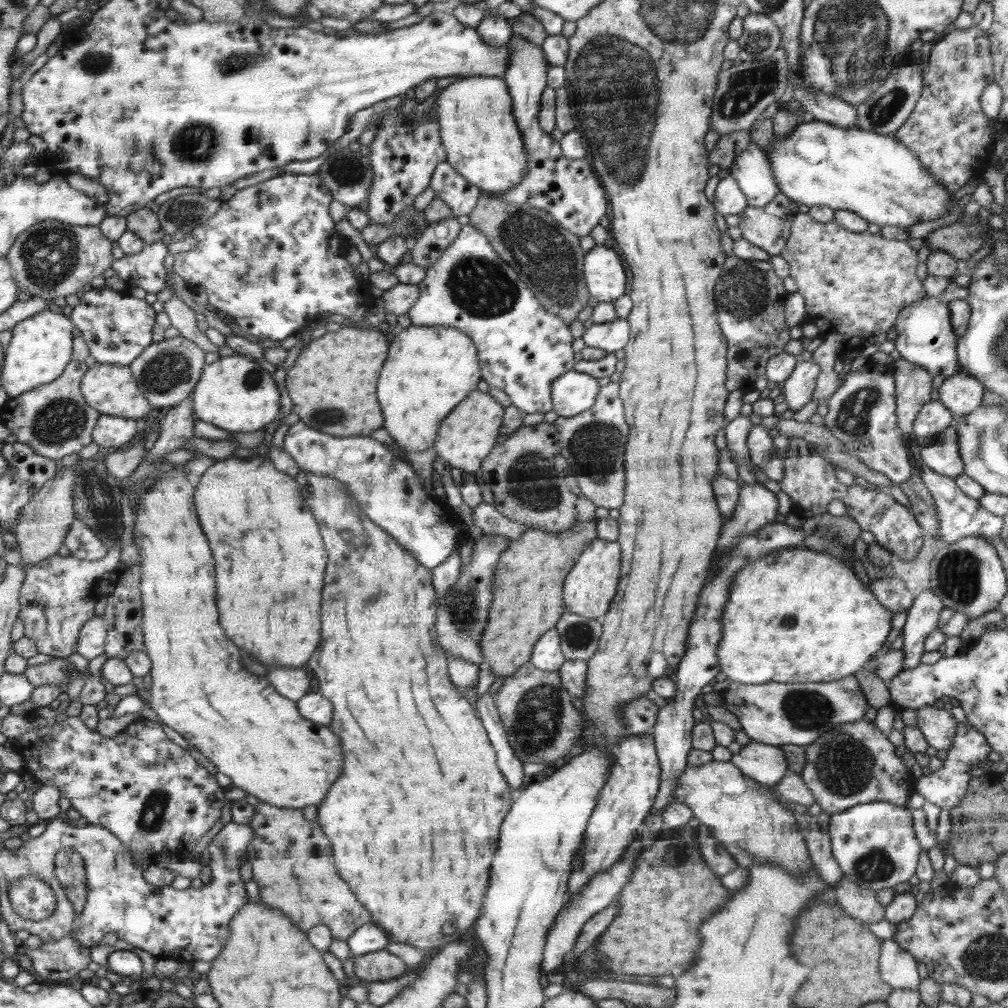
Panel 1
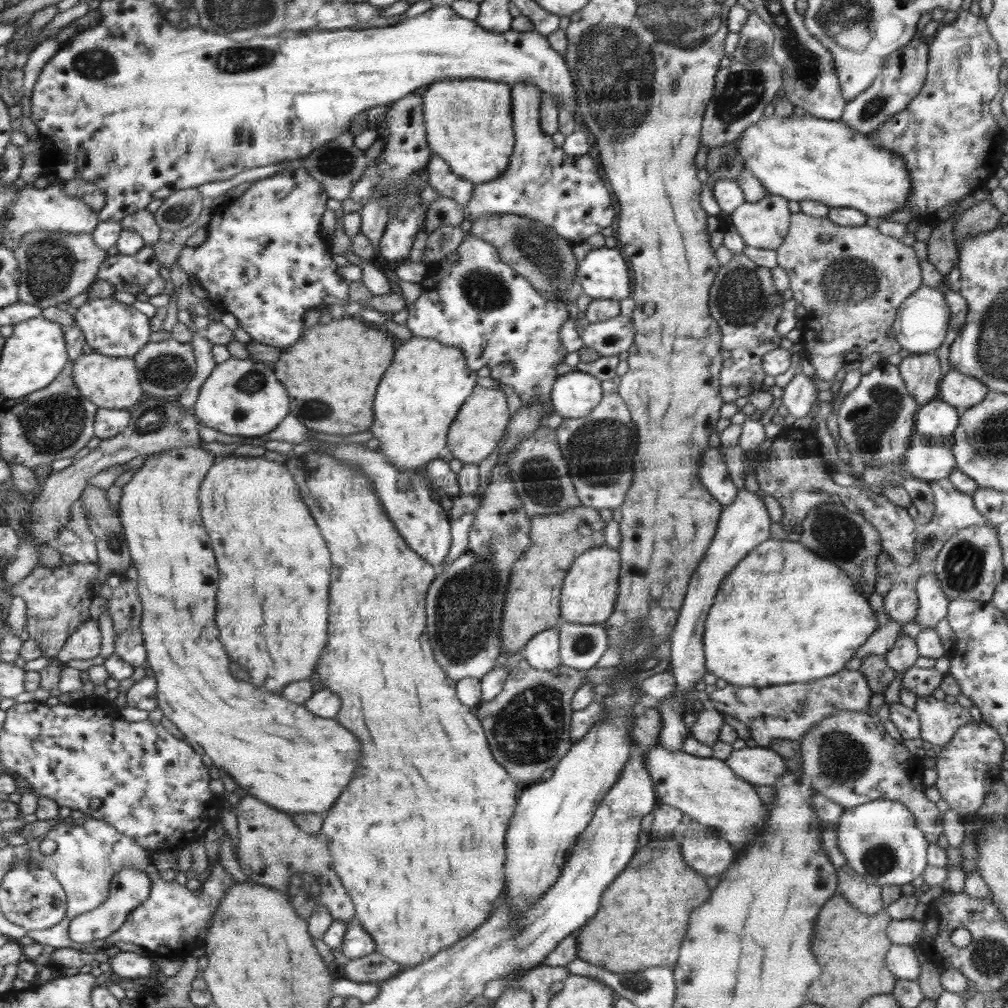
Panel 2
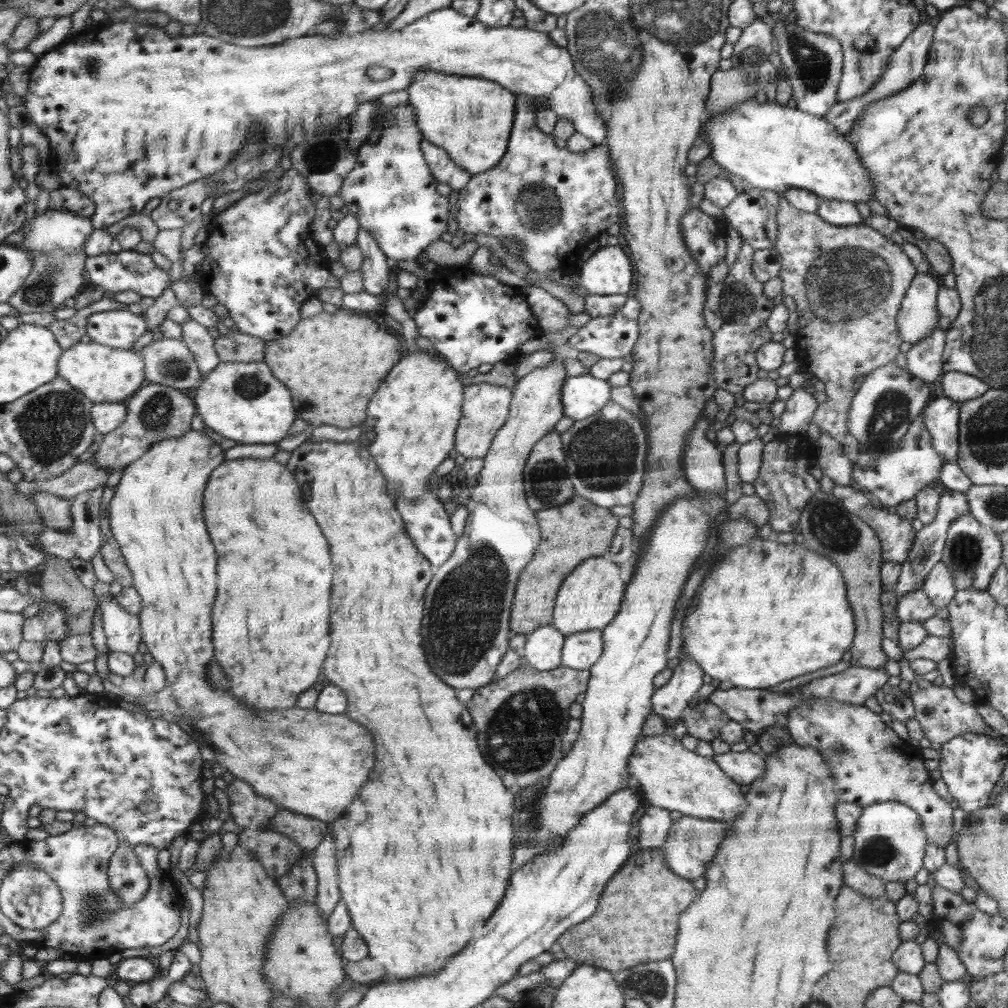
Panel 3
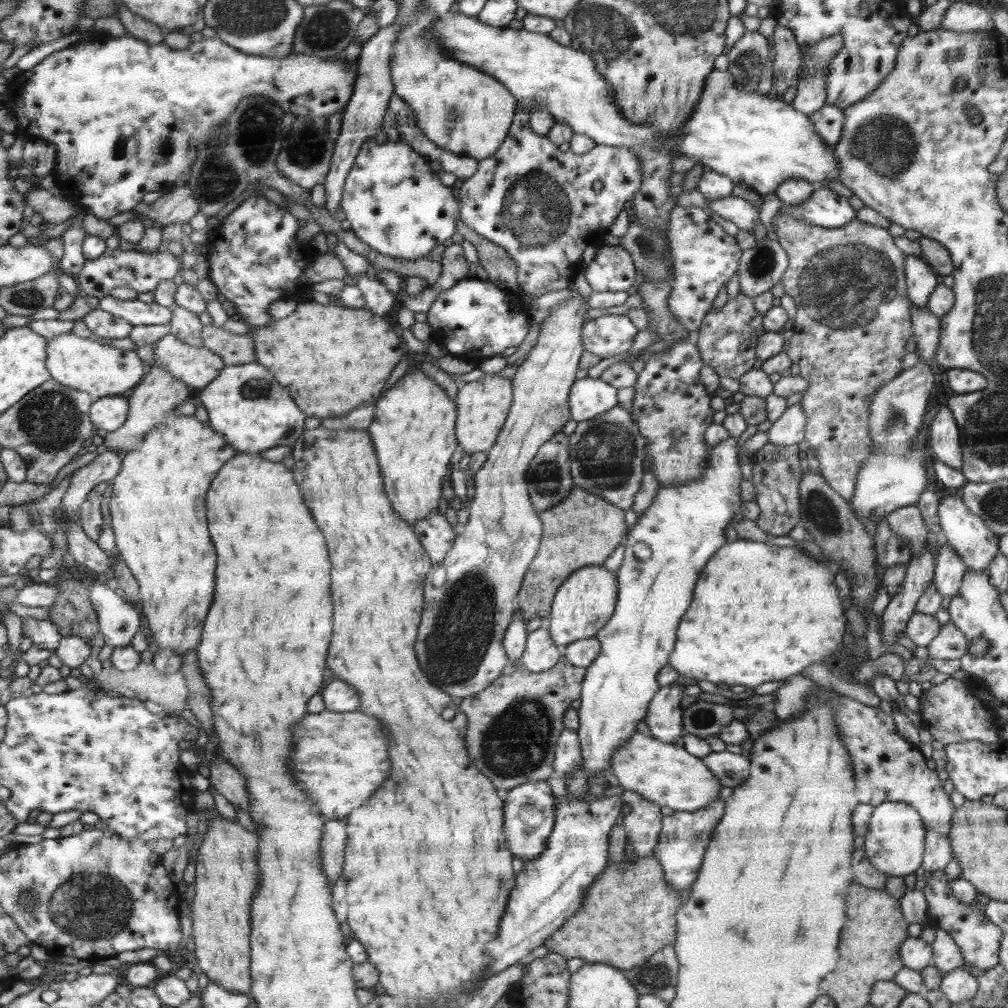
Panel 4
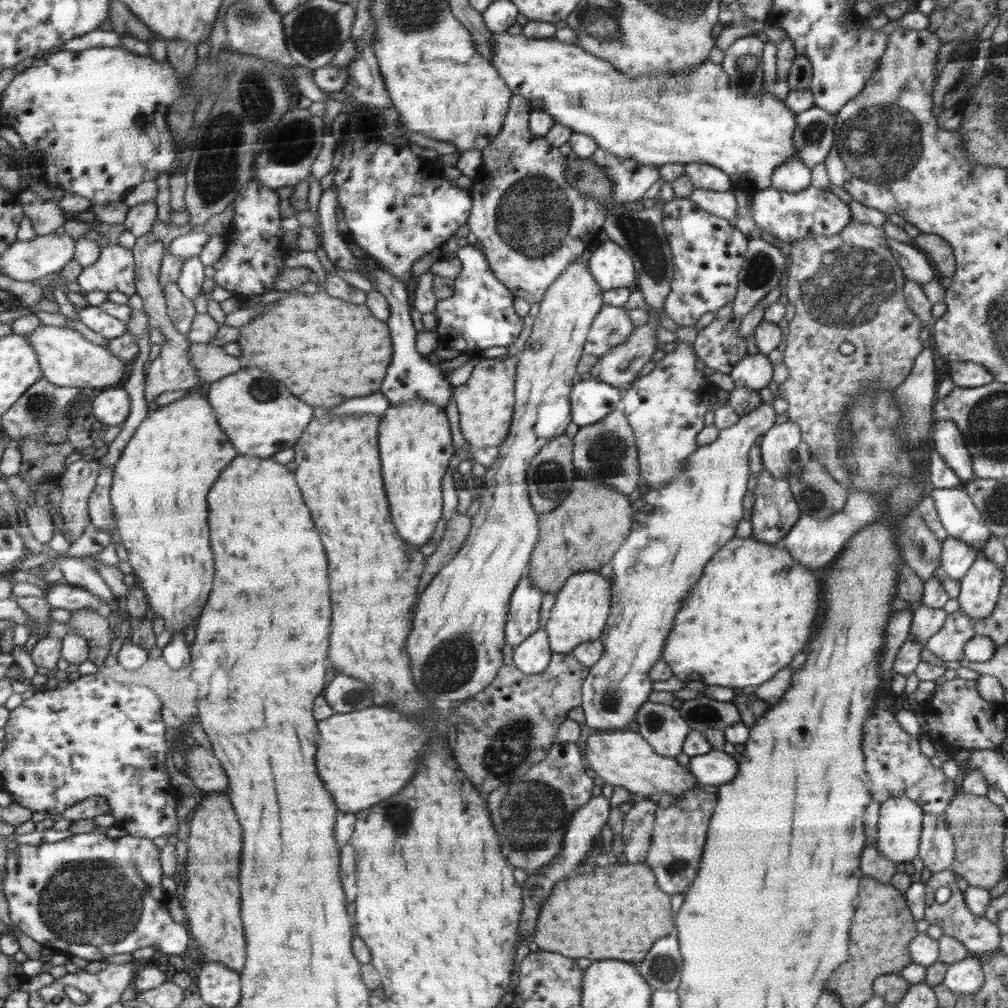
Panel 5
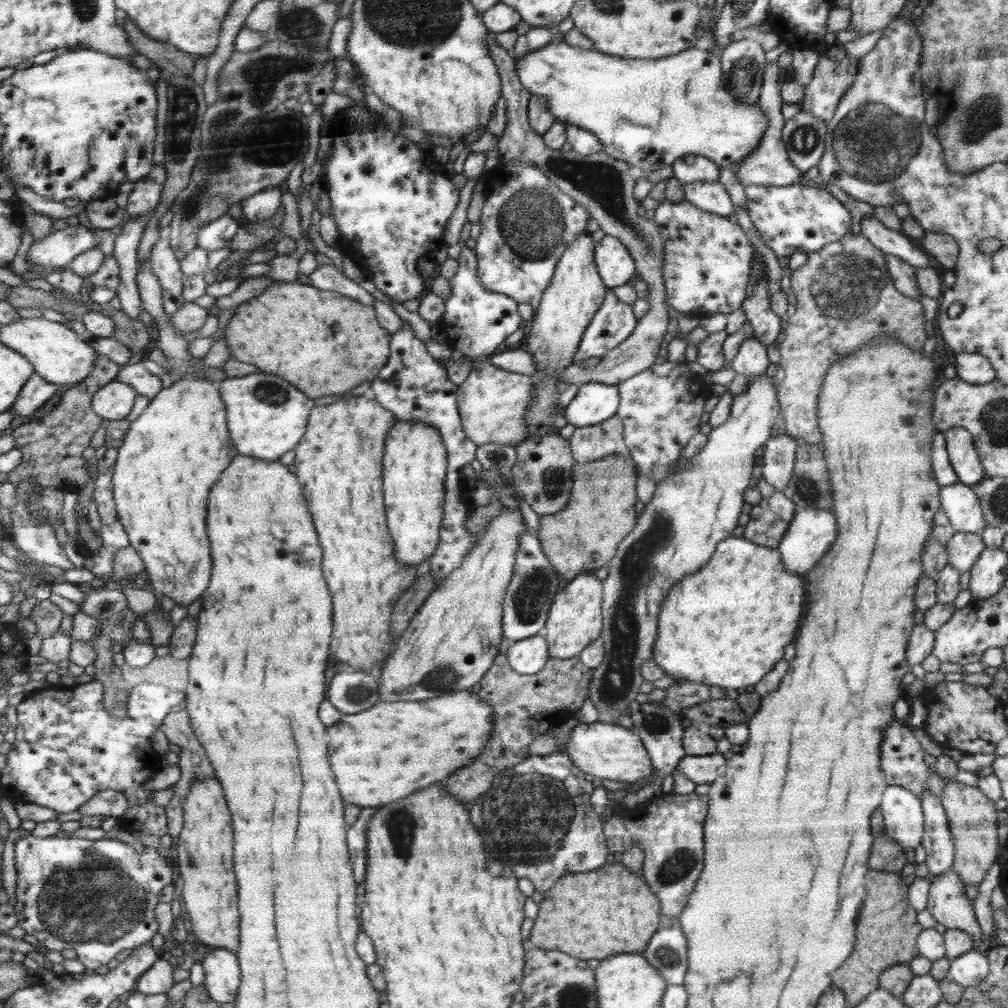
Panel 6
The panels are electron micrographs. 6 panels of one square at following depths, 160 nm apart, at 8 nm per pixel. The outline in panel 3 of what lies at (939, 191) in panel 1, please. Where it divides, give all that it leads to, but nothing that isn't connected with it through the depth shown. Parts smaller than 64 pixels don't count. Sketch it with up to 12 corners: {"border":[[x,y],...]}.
{"border":[[753,97],[699,134],[750,188],[855,204],[875,182],[824,117]]}

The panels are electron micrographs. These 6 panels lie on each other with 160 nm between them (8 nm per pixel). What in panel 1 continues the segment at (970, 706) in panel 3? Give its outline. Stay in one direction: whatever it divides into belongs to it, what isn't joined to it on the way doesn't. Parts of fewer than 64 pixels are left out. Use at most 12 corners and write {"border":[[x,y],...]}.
{"border":[[933,705],[915,709],[931,751],[950,749],[959,712]]}

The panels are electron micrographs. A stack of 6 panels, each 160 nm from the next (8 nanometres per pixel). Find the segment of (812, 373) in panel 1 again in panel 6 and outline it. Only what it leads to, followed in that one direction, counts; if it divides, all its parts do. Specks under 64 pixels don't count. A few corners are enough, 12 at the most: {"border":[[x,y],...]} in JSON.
{"border":[[788,433],[764,445],[762,478],[779,491],[790,482],[797,447]]}

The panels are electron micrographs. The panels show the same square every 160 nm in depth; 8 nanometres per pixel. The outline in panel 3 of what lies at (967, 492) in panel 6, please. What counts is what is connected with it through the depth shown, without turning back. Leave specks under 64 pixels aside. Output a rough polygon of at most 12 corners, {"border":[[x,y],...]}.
{"border":[[972,515],[949,526],[941,556],[956,590],[987,590],[997,533]]}

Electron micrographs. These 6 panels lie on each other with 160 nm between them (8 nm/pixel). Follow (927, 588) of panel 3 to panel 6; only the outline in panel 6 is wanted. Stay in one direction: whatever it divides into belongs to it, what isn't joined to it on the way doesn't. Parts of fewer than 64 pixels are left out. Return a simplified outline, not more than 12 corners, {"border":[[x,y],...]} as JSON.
{"border":[[956,533],[945,545],[948,564],[970,570],[987,548],[981,535]]}

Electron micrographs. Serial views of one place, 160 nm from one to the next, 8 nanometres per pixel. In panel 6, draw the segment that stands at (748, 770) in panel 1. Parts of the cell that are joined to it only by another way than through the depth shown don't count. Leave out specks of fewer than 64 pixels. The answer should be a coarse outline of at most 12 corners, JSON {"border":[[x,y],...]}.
{"border":[[719,753],[685,755],[676,767],[697,785],[721,780],[728,762]]}

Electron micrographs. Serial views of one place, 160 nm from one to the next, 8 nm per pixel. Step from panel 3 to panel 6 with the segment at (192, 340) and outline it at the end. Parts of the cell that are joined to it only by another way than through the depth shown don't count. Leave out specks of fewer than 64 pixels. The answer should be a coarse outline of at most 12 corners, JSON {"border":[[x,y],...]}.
{"border":[[161,231],[149,262],[171,316],[185,305],[182,263]]}

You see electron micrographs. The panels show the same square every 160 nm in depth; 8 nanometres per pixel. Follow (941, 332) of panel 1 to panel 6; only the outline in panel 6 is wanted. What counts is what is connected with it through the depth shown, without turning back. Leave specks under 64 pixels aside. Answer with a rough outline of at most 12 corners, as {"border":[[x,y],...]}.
{"border":[[874,215],[861,233],[884,254],[915,269],[930,260],[906,234],[886,228]]}

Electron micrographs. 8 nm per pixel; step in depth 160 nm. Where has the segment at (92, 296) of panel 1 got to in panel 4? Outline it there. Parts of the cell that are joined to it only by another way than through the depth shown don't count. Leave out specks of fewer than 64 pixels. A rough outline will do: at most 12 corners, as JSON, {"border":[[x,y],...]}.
{"border":[[98,308],[84,321],[92,334],[127,338],[130,322]]}

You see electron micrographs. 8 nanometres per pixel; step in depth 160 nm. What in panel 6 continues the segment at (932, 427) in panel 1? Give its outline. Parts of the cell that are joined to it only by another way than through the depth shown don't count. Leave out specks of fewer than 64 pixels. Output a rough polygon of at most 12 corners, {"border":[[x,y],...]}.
{"border":[[945,430],[946,450],[960,483],[986,476],[972,435]]}

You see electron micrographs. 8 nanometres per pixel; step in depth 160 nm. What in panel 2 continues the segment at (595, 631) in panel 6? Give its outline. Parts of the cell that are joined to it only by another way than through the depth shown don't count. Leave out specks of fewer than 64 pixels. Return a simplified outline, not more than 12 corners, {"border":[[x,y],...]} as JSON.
{"border":[[619,551],[583,553],[562,586],[562,617],[602,624],[619,591]]}

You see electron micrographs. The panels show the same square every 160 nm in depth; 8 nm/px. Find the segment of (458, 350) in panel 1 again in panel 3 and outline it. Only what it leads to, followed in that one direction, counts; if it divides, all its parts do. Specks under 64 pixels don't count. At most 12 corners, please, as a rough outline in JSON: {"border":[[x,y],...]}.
{"border":[[409,352],[358,442],[414,501],[455,448],[464,386]]}

